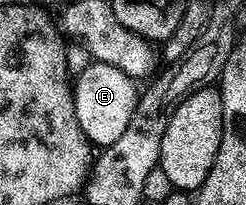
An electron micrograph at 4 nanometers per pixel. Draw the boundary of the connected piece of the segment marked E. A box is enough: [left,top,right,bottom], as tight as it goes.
[72,61,139,149]

